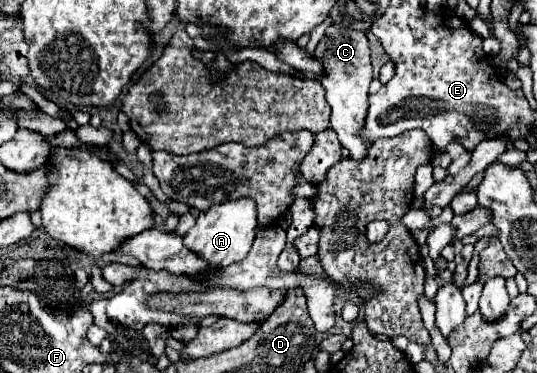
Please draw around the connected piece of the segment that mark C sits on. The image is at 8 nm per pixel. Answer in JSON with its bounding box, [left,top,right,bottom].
[314,25,372,159]

